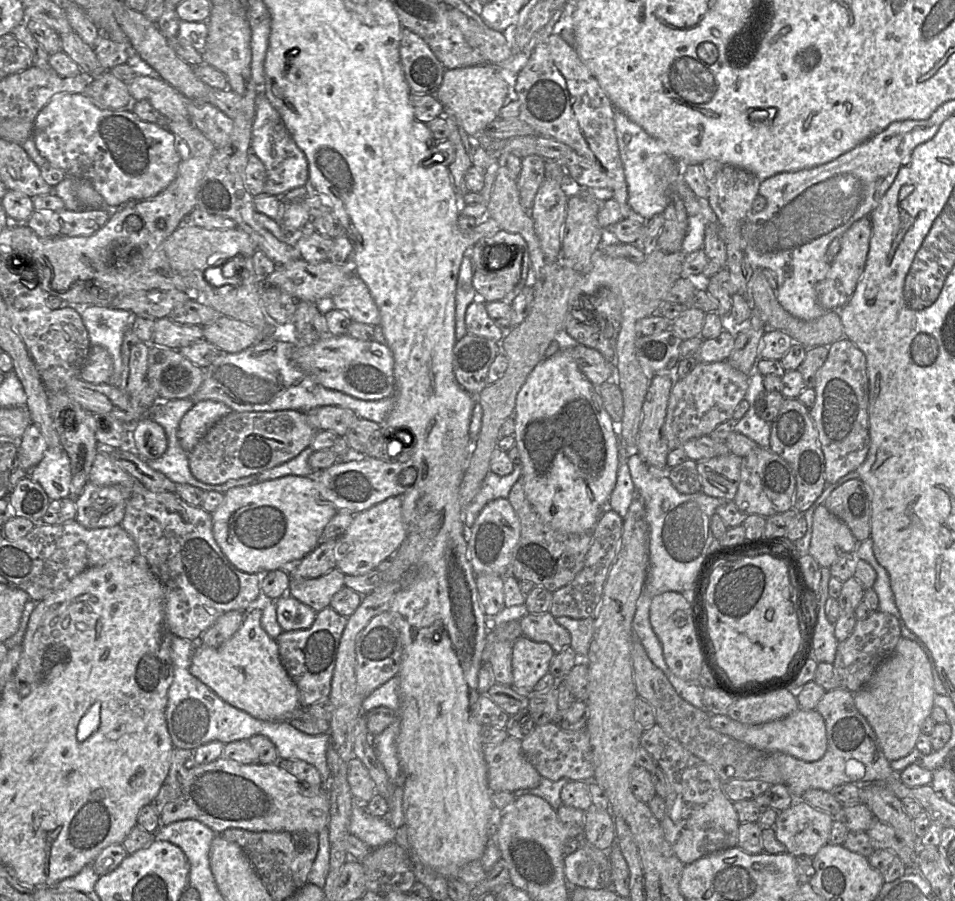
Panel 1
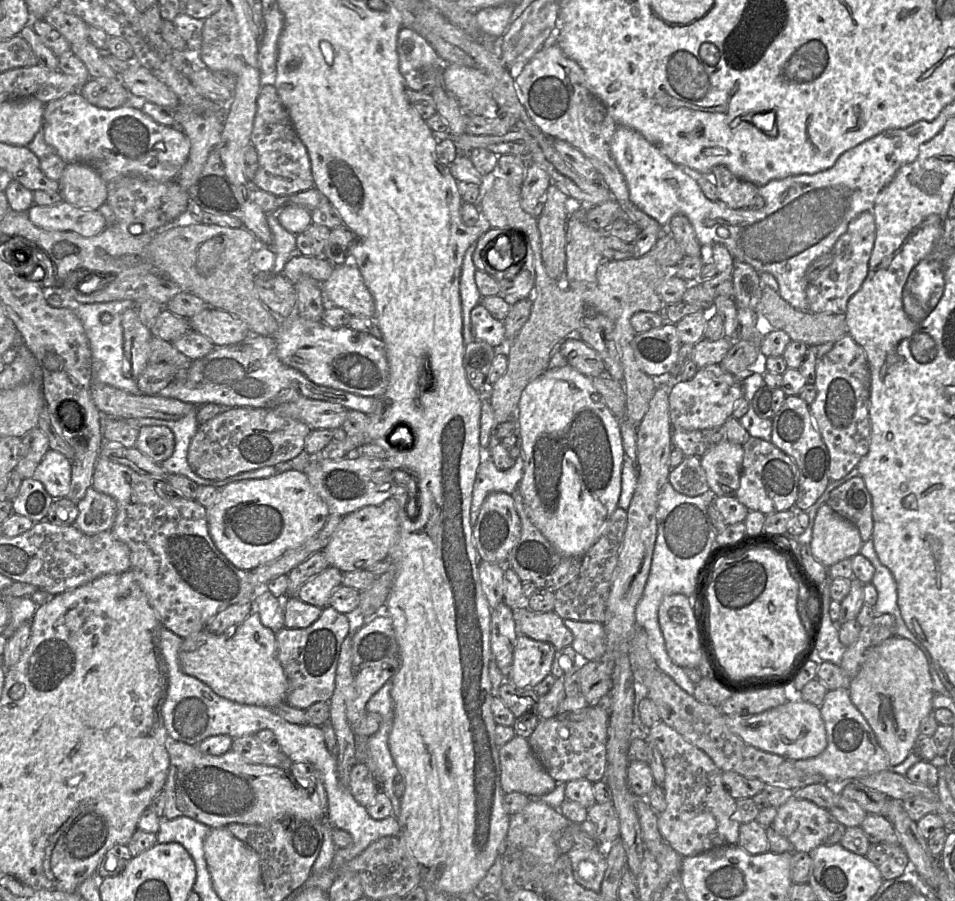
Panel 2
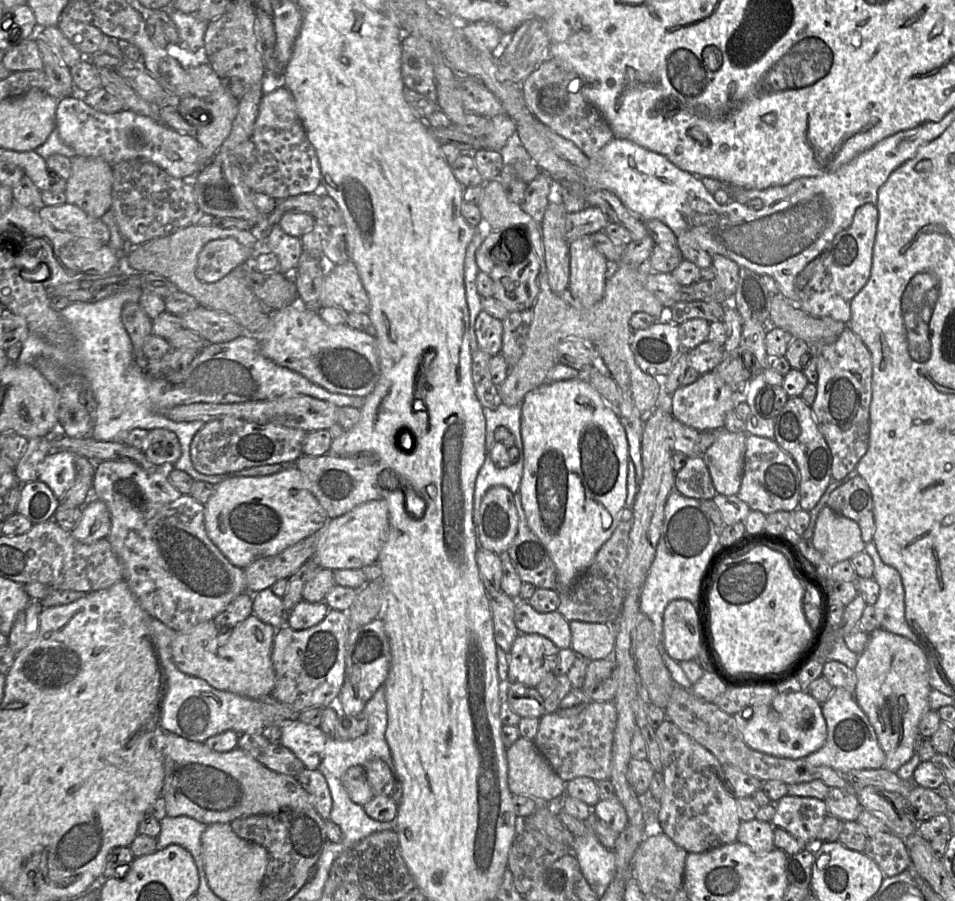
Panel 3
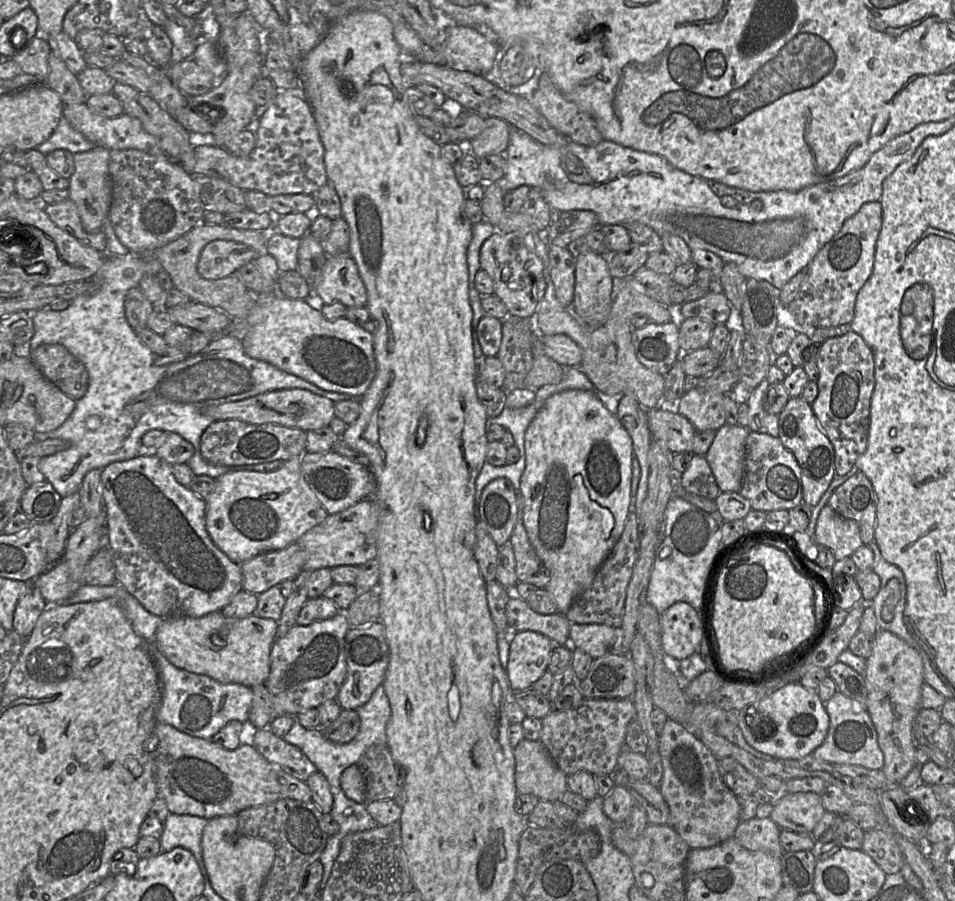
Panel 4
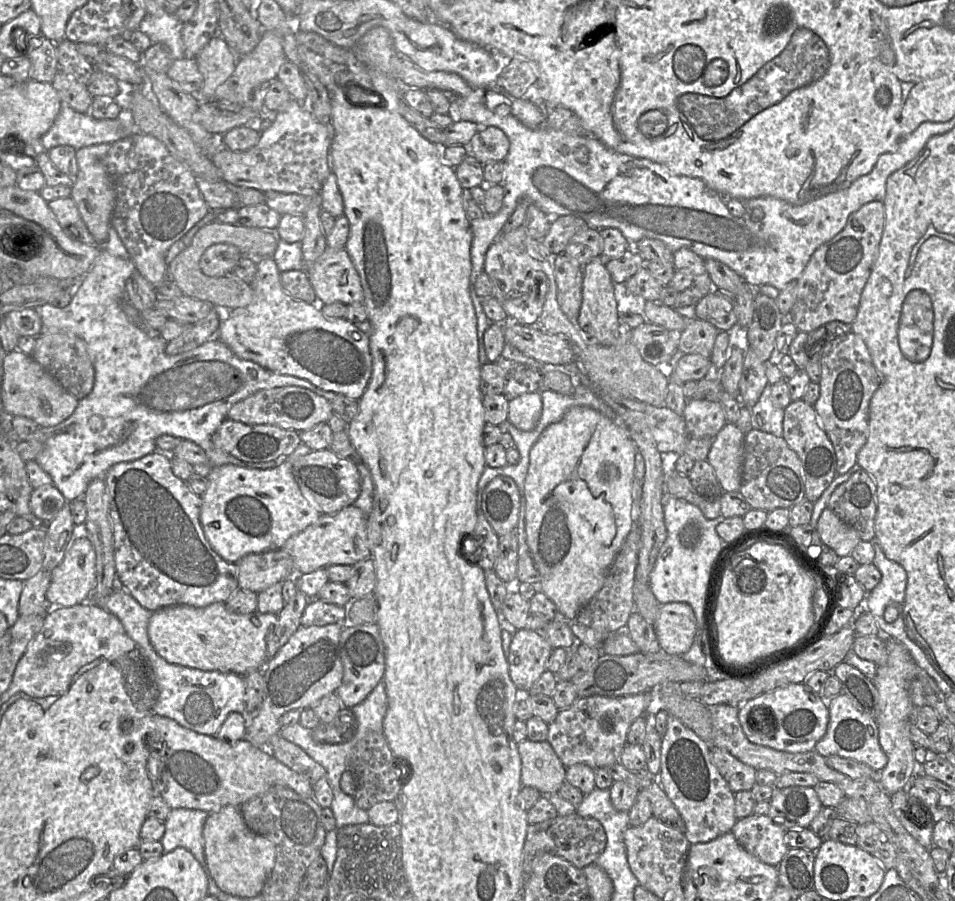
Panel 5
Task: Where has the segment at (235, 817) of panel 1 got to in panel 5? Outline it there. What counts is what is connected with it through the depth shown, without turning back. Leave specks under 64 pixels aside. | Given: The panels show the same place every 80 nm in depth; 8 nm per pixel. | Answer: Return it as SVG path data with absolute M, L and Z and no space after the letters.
M152 713L151 729L144 742L149 752L147 772L155 796L162 797L170 809L186 808L210 814L228 805L240 806L274 786L290 788L303 797L313 796L313 786L306 778L248 740L228 744Z

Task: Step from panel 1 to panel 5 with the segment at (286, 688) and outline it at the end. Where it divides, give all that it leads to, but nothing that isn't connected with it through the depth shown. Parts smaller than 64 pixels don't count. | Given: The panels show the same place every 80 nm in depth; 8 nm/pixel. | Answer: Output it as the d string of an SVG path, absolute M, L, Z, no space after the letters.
M222 602L206 607L174 605L152 612L148 637L158 655L171 664L245 675L265 667L268 635L277 623L275 614L260 613L257 609L250 614L237 614Z

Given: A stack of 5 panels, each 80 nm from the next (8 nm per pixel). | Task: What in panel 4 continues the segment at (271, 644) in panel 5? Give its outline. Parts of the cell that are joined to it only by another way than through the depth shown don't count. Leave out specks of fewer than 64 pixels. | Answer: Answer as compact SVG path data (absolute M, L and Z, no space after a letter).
M302 569L293 579L292 593L286 598L281 617L278 621L276 638L285 636L296 625L299 612L309 599L307 596L307 580L311 572Z

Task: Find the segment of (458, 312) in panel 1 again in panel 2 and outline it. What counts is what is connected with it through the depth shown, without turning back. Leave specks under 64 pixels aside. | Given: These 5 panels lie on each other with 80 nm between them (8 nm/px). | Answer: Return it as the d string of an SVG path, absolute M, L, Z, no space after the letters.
M476 242L473 243L466 251L462 264L460 276L460 299L463 316L463 342L465 345L473 342L474 336L471 328L471 311L479 305L482 296L478 291L475 282L476 267L473 262L473 253L476 249Z

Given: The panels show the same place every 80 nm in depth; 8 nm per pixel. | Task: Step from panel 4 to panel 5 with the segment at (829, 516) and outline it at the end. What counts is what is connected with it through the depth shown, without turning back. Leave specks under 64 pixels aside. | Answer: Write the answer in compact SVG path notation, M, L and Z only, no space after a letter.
M828 507L823 510L818 520L817 532L821 541L840 558L851 555L854 548L862 541L858 532Z

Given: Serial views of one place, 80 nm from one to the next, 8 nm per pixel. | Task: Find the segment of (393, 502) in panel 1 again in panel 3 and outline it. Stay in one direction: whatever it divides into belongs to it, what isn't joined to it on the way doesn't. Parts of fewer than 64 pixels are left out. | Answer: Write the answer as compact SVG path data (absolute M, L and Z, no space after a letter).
M384 499L357 505L347 513L329 519L315 535L315 552L311 558L321 568L362 569L378 560L389 532L388 504Z

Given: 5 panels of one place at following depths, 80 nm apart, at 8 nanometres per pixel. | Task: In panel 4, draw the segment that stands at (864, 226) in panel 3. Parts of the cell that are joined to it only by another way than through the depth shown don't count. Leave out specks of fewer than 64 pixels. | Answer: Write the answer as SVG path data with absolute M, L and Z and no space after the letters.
M880 202L865 203L819 250L806 267L806 276L796 298L787 306L800 326L830 328L850 325L855 314L857 295L873 270L876 243L881 226Z

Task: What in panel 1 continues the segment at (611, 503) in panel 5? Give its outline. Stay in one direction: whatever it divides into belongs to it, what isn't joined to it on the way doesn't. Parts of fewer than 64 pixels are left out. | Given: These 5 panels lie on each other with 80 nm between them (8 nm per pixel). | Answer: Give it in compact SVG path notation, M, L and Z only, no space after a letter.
M564 341L560 349L555 354L549 358L544 358L535 366L518 392L513 415L515 421L515 445L519 450L521 458L522 479L526 497L544 523L546 523L552 529L564 534L582 534L592 532L594 530L601 515L605 511L609 510L609 498L615 487L618 468L620 465L617 425L614 424L610 415L604 408L602 399L597 391L597 387L595 387L585 377L574 360L574 344L577 343Z

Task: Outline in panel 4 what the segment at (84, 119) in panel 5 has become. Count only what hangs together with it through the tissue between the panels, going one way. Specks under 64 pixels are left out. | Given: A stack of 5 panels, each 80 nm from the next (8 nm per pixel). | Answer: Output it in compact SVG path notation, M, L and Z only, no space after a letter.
M61 117L52 135L37 149L44 155L57 149L65 149L73 154L85 152L95 145L75 130L65 117Z

